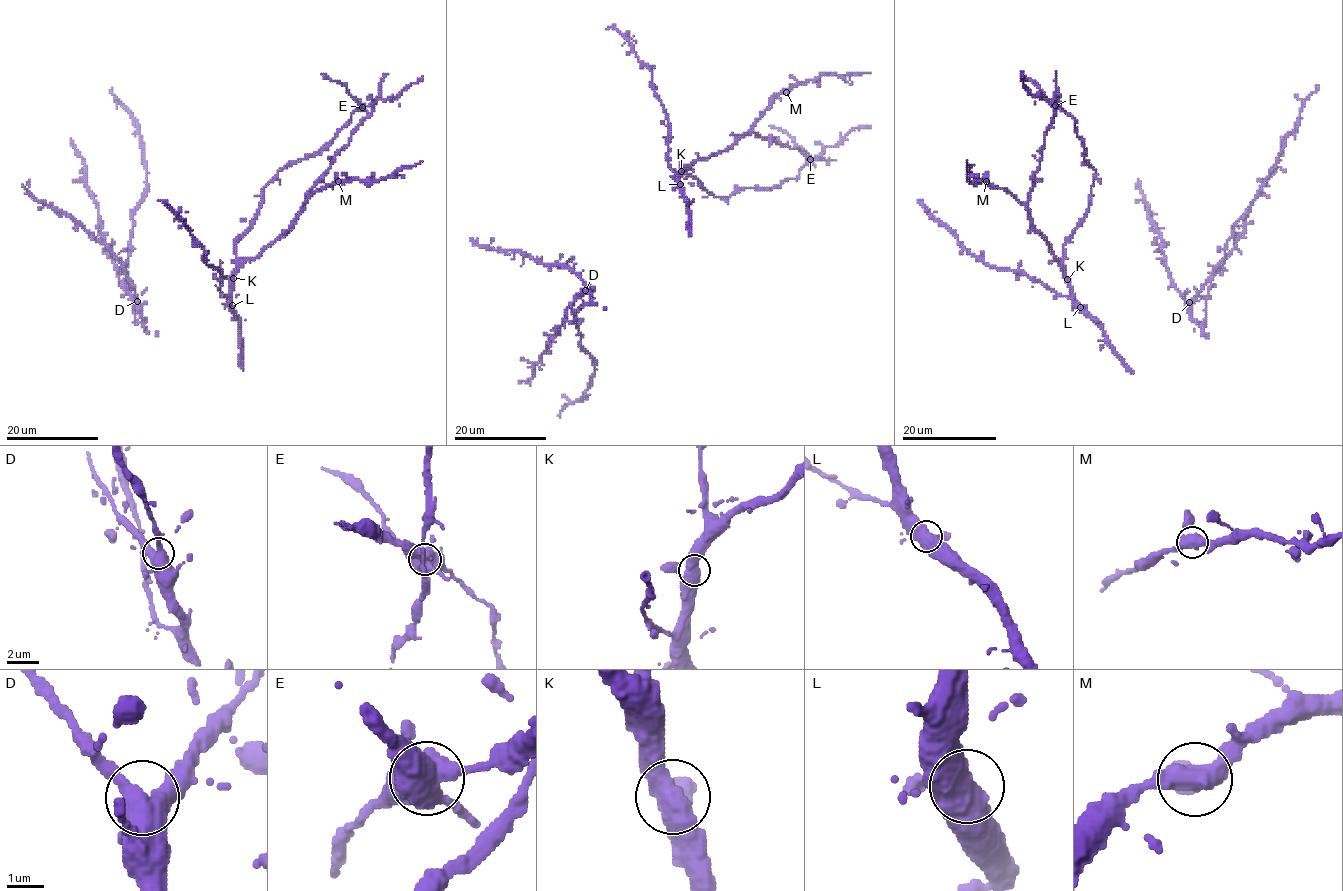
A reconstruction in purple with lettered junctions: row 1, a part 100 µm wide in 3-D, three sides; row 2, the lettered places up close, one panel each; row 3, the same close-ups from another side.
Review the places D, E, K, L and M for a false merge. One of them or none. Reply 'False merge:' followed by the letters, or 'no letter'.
False merge: E

